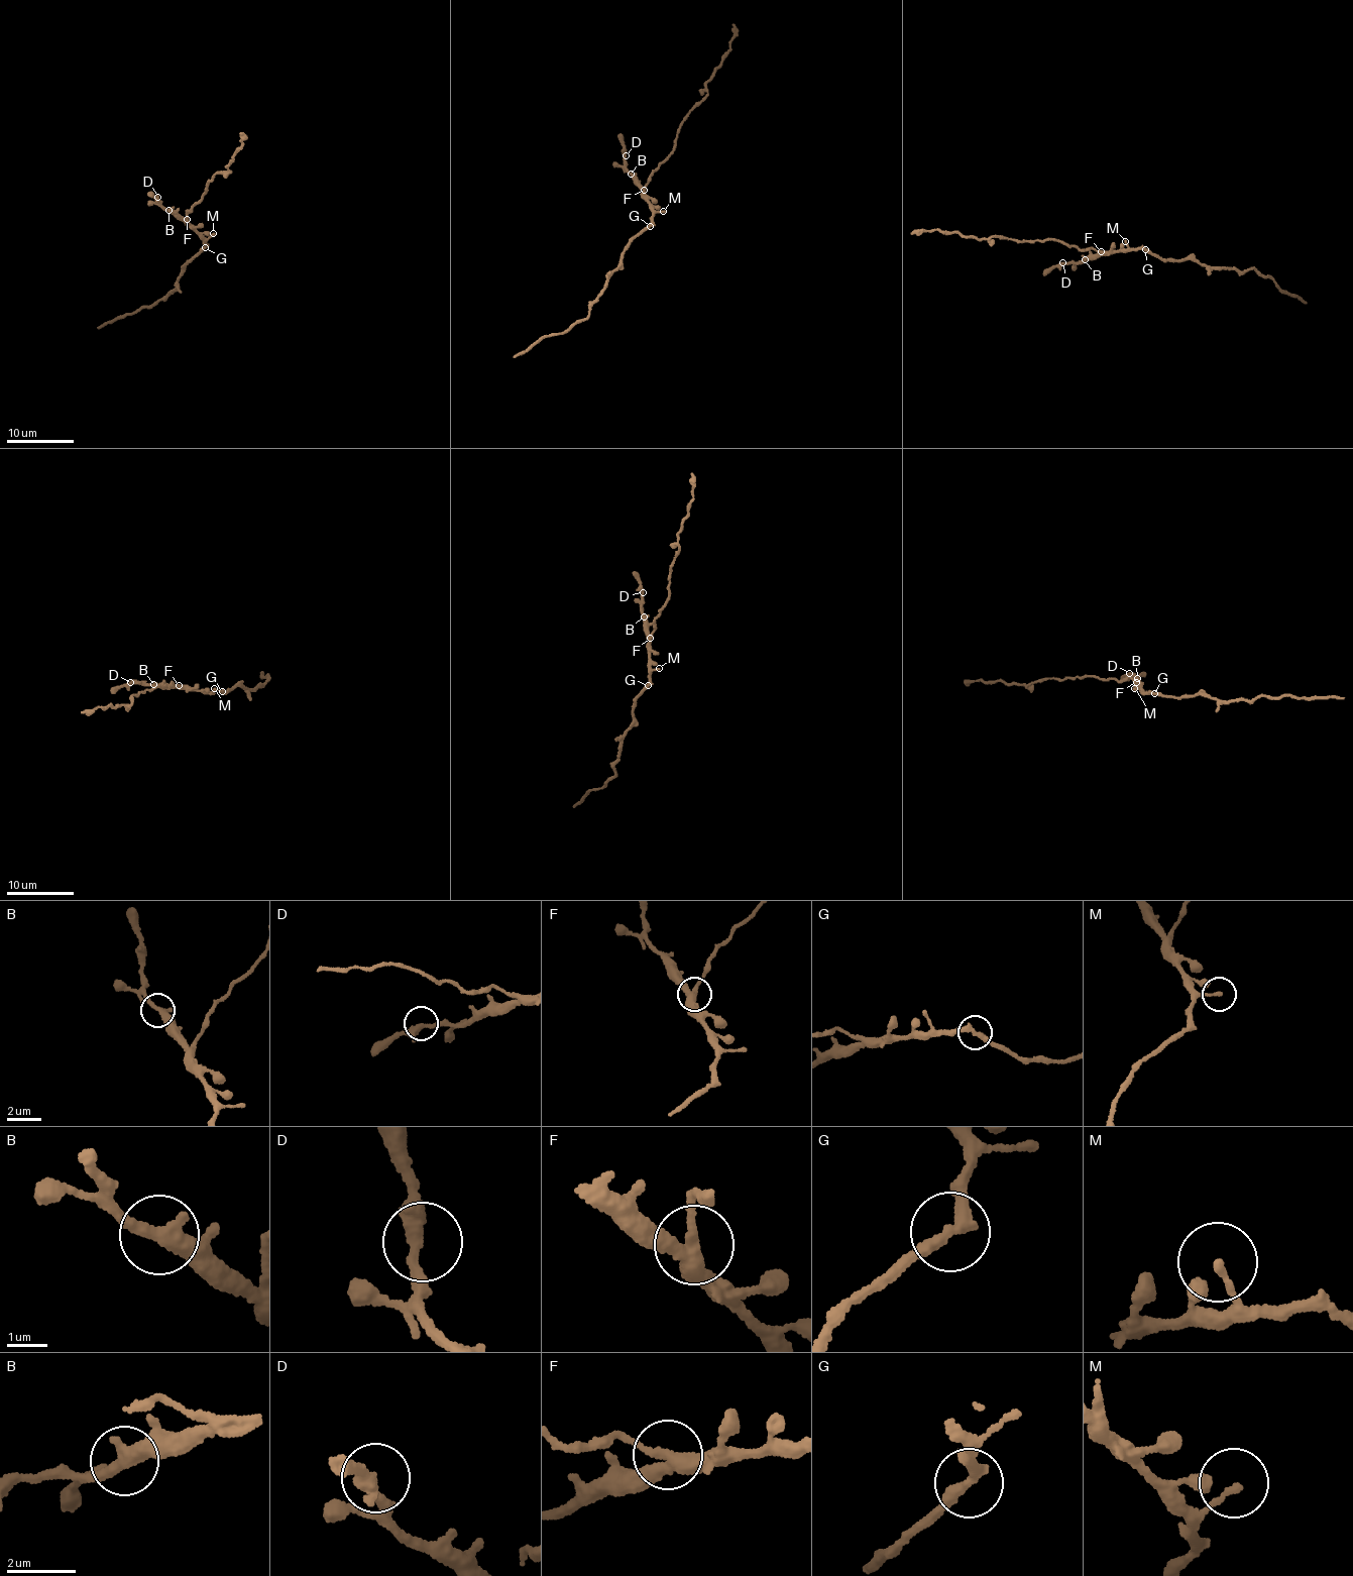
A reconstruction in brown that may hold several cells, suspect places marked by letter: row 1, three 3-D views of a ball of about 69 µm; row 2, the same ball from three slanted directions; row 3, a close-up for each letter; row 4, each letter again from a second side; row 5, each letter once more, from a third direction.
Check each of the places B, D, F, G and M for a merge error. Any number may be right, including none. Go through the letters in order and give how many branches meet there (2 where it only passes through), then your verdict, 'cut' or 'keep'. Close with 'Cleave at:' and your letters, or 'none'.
B: branches 2; keep
D: branches 2; keep
F: branches 3; cut
G: branches 2; cut
M: branches 1; keep
Cleave at: F, G

